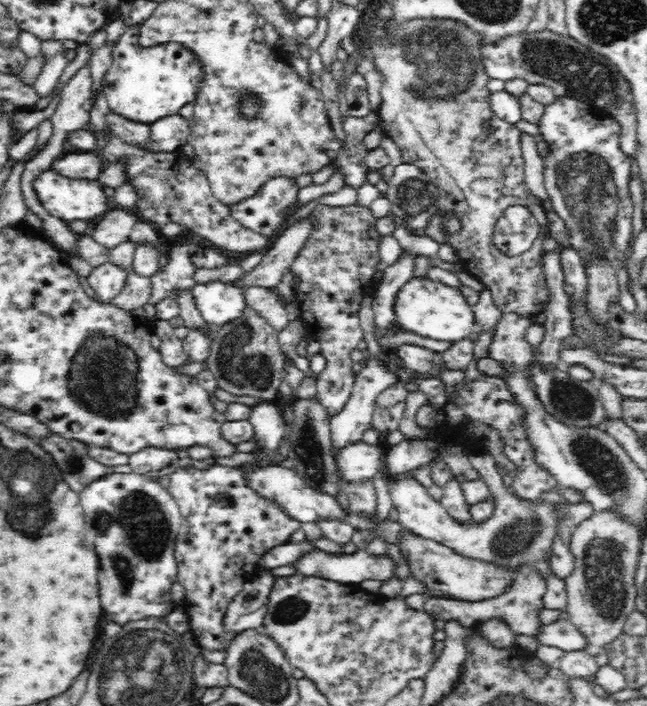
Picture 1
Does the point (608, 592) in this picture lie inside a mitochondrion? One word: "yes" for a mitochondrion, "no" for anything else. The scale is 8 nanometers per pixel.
yes

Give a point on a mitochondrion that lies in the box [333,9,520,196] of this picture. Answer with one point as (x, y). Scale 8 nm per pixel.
(440, 66)

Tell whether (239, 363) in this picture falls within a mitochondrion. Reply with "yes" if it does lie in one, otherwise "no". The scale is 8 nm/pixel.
yes

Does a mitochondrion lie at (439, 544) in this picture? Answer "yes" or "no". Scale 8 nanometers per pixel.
no

